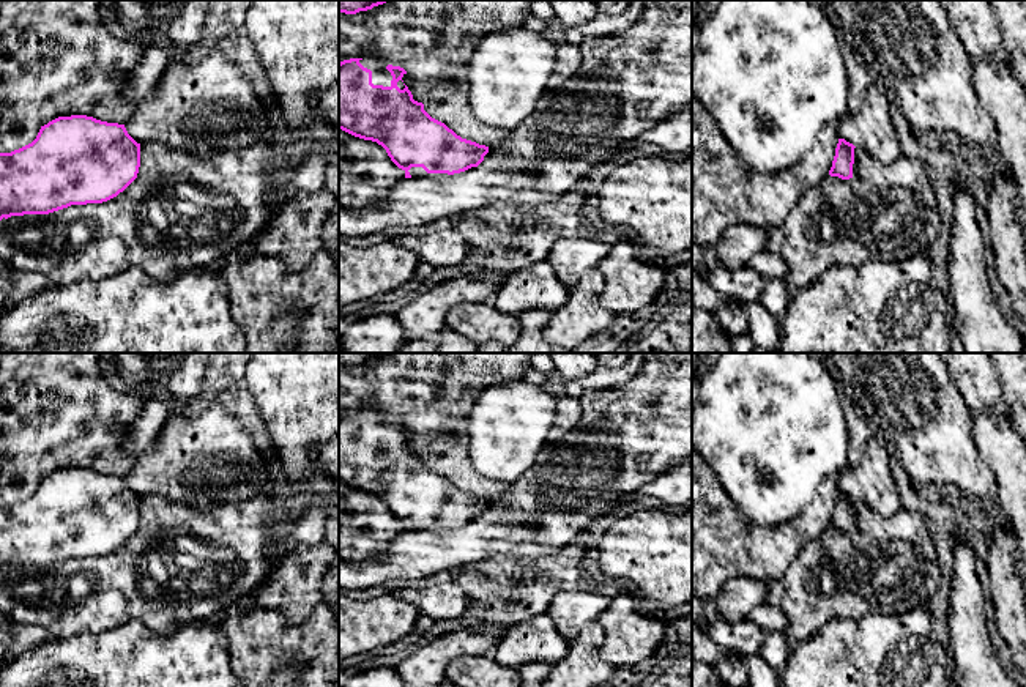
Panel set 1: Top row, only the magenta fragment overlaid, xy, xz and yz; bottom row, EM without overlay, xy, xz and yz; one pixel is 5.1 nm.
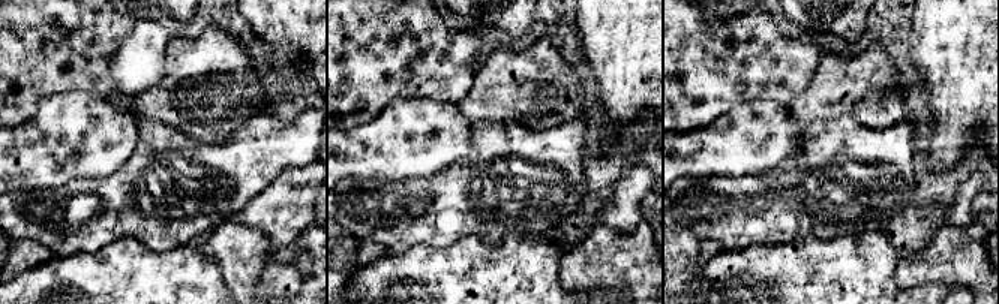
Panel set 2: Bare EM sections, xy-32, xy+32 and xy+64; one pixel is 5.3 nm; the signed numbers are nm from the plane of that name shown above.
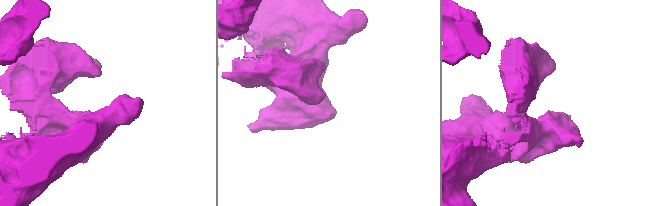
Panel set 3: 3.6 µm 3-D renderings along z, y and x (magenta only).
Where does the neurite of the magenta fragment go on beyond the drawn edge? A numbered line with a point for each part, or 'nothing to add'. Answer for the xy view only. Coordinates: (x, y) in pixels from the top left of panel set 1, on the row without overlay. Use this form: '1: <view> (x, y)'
nothing to add

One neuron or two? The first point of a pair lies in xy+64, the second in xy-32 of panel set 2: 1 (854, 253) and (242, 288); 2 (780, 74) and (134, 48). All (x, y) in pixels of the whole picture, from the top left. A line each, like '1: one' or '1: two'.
1: two
2: two

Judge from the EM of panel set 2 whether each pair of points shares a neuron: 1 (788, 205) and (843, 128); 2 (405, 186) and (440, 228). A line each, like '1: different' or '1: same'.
1: same
2: same

